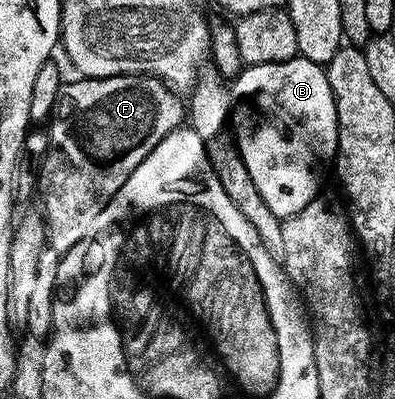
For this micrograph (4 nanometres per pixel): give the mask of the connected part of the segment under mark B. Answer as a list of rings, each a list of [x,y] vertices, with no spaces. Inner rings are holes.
[[[297,56],[281,63],[265,63],[264,65],[248,65],[239,72],[239,76],[230,82],[230,93],[233,98],[233,108],[231,110],[230,124],[233,126],[235,142],[239,147],[240,157],[244,160],[246,170],[253,179],[254,186],[261,193],[265,201],[265,206],[269,207],[273,215],[280,219],[286,219],[297,215],[304,207],[315,198],[320,192],[319,172],[323,169],[323,164],[330,162],[334,158],[339,147],[339,132],[337,131],[337,107],[333,99],[333,91],[329,87],[327,70],[322,65],[313,63],[309,59]]]

